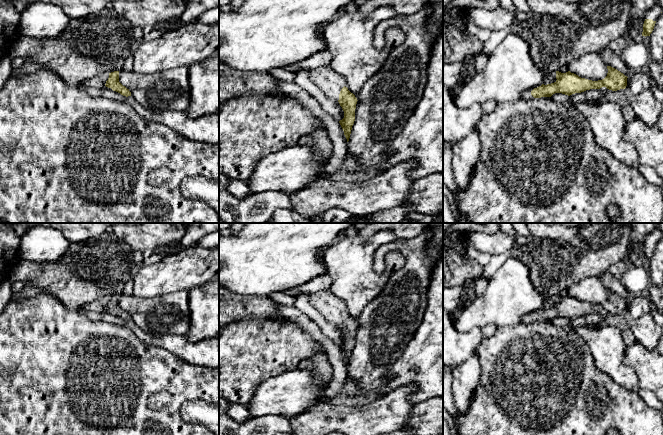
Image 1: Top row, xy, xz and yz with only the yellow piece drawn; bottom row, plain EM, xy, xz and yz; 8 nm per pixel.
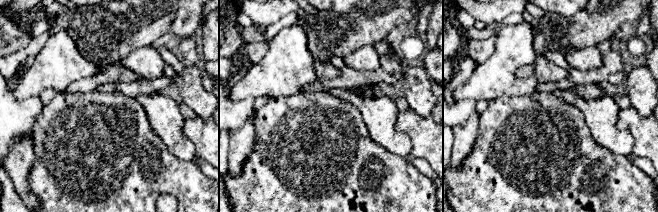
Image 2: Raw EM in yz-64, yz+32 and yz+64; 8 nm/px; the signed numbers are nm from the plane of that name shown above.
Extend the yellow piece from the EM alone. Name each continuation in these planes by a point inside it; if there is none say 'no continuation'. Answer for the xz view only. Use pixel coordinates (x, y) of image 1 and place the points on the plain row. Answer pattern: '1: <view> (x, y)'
1: xz (331, 307)

